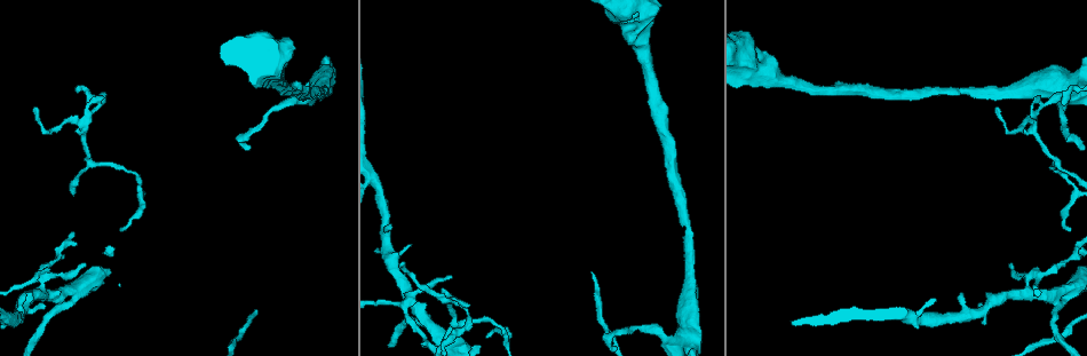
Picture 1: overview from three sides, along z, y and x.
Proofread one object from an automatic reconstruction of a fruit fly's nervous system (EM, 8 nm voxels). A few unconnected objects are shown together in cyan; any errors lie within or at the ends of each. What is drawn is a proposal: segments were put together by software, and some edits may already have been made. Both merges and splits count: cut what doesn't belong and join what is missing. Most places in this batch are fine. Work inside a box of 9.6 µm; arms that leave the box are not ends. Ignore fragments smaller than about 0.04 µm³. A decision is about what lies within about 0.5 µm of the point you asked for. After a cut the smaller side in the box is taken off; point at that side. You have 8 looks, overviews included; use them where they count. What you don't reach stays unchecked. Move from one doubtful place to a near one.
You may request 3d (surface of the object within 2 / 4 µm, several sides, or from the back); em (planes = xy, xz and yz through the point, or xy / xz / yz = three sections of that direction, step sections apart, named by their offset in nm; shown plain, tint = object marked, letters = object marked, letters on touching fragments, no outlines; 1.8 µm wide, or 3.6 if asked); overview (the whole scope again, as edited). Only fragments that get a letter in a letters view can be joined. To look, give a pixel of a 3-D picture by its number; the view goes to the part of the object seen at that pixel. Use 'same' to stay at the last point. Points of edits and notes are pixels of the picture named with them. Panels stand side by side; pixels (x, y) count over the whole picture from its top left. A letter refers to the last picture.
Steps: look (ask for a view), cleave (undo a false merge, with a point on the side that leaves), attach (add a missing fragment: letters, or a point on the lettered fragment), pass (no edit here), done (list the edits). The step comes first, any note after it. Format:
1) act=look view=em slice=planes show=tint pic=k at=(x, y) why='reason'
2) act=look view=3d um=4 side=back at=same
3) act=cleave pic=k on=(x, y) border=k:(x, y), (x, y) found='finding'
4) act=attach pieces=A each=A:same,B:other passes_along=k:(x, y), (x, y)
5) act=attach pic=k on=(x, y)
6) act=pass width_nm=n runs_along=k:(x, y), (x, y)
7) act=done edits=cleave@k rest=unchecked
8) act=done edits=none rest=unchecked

act=look view=em slice=planes show=letters pic=1 at=(45, 307) why='free end'

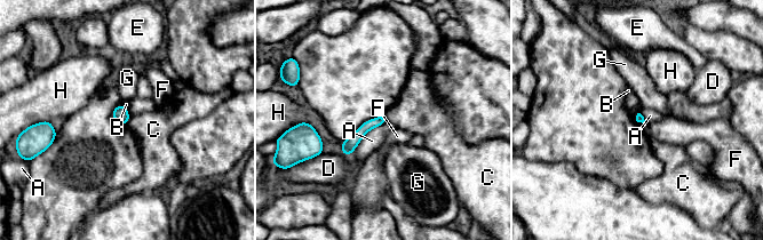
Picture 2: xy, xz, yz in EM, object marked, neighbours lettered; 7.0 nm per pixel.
act=pass each=A:other,B:other,C:other,D:other,E:other,F:other,G:other,H:other border=2:(130, 117), (126, 124) found='none of them fits'

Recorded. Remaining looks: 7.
act=look view=3d um=4 pic=1 at=(121, 230) why='end of a long branch'

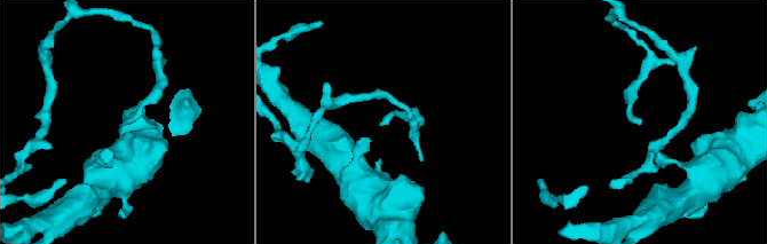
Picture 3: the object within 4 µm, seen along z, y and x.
act=look view=em slice=planes show=letters pic=3 at=(124, 124) why='now the EM'

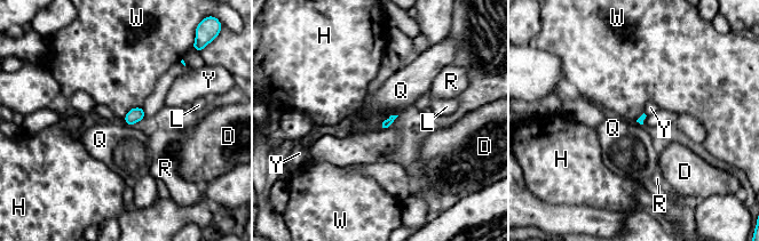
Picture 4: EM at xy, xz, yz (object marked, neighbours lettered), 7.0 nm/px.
act=pass each=D:other,H:other,L:other,Q:other,R:other,W:other,Y:other border=4:(397, 114), (390, 114), (378, 127) found='no lettered fragment goes on from it'

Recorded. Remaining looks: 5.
act=look view=em slice=yz step=4 show=tint pic=1 at=(1059, 163) why='three-way junction'

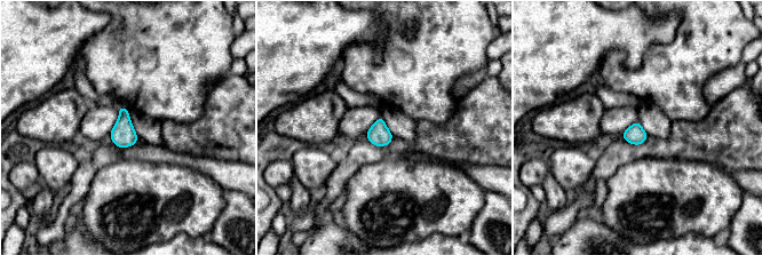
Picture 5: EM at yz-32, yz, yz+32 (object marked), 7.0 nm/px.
act=look view=em slice=planes show=letters at=same why='another direction'

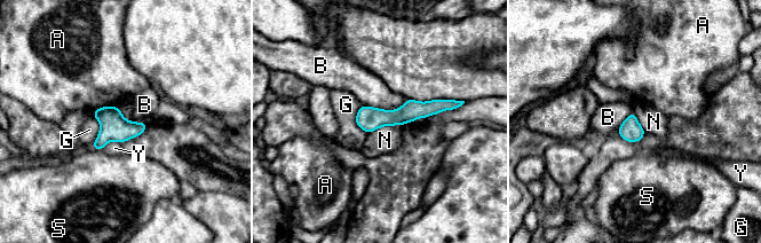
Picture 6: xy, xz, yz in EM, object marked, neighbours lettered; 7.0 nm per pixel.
act=pass each=A:other,B:other,G:other,N:other,S:other,Y:other runs_along=6:(446, 107), (358, 122) found='all the same neuron'

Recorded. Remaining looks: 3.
act=done edits=none rest=unchecked

